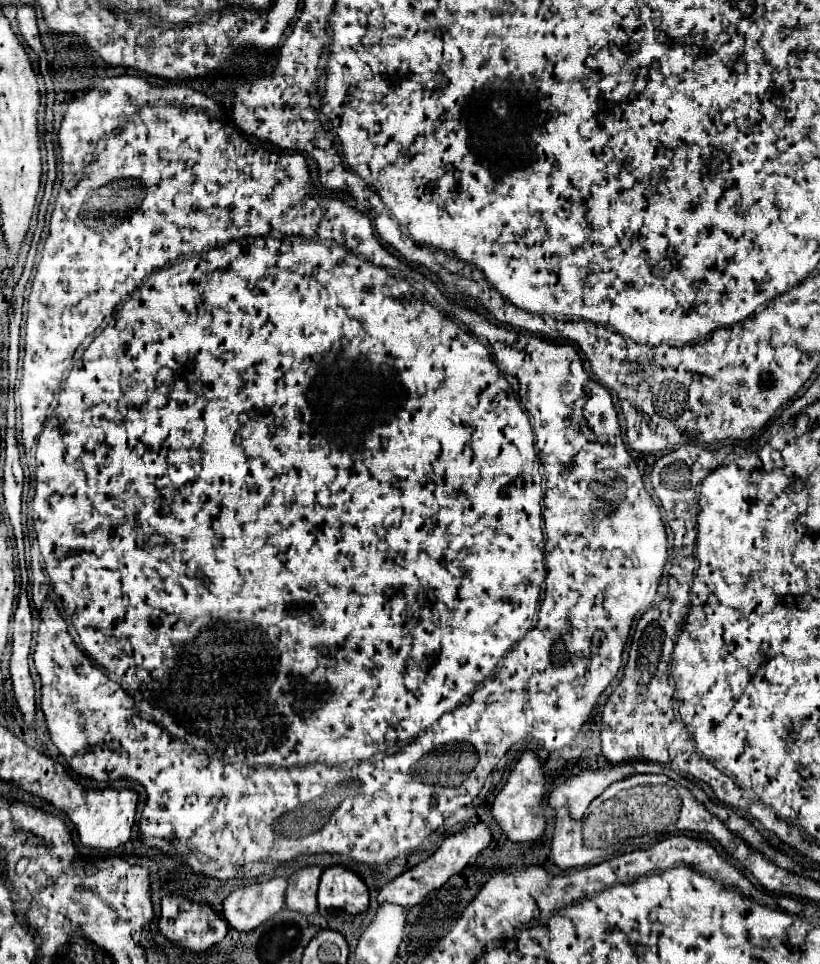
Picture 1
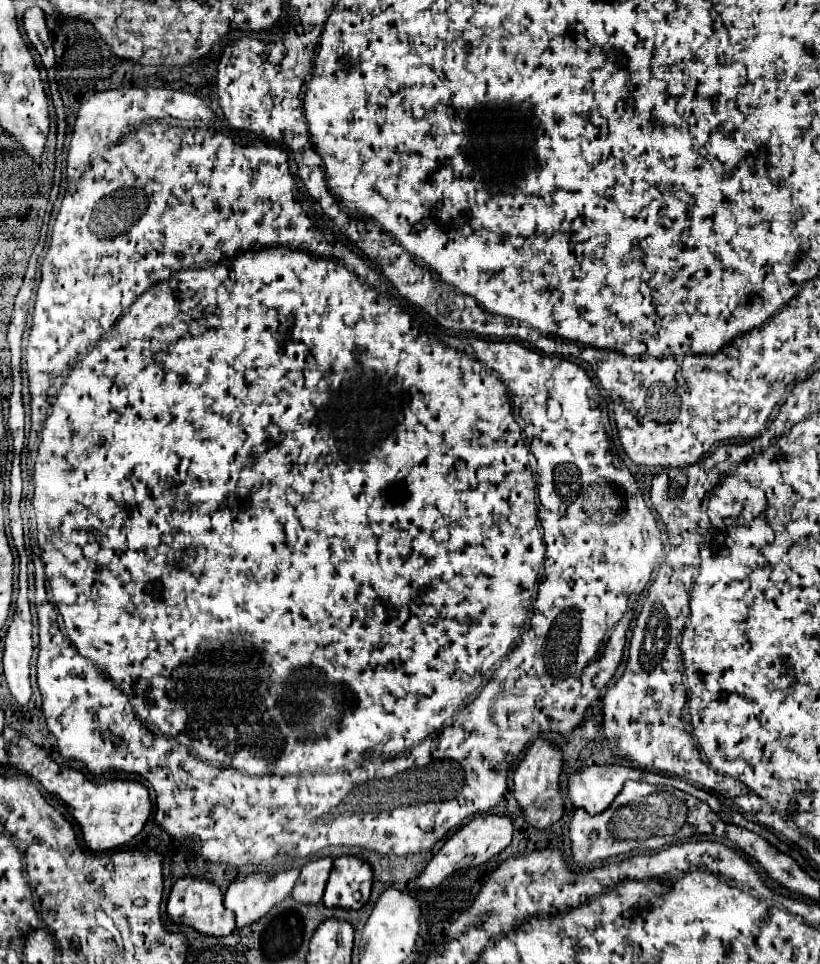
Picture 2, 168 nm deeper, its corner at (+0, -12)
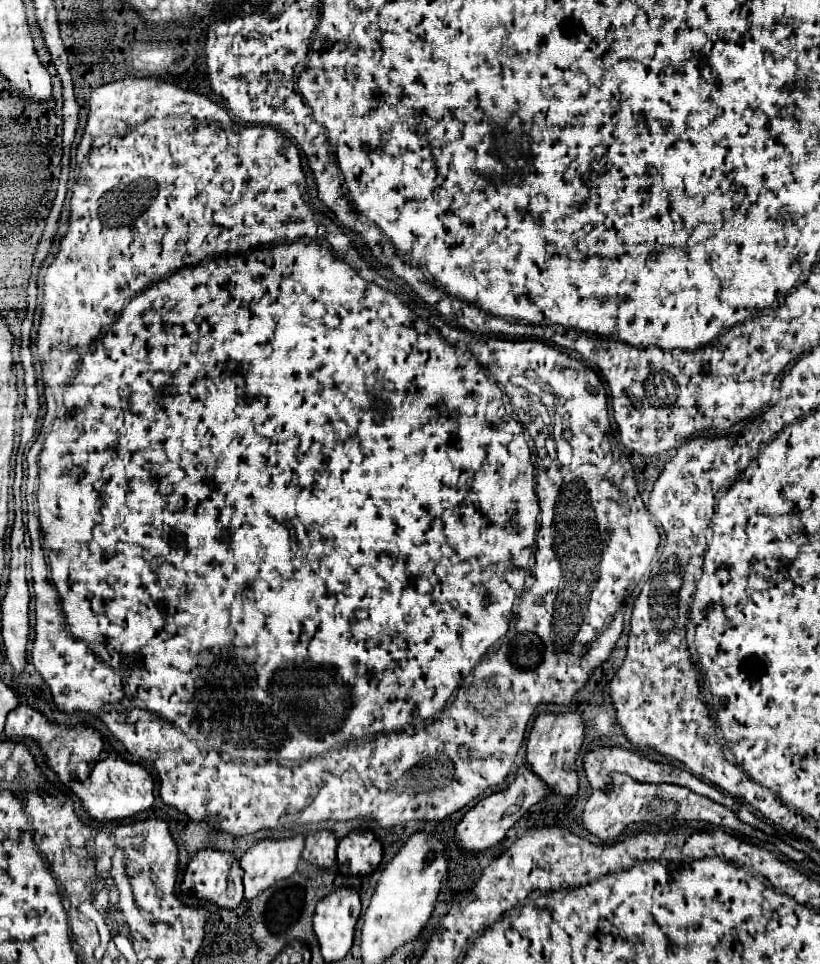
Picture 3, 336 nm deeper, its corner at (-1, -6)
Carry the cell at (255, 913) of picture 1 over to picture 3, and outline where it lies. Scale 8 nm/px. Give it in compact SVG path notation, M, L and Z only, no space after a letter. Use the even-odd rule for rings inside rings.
M297 833L291 839L261 839L261 841L253 843L239 861L241 869L245 871L245 875L243 875L245 899L253 899L261 891L265 891L265 887L271 887L277 879L287 879L289 875L293 875L293 871L297 869L297 863L301 859L301 851L303 851L301 833Z

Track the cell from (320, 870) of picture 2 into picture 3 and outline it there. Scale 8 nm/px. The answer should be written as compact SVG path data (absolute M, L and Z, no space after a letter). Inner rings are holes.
M321 829L305 837L305 847L303 847L305 861L315 863L317 867L331 867L337 859L335 855L337 855L337 837L333 835L333 831Z

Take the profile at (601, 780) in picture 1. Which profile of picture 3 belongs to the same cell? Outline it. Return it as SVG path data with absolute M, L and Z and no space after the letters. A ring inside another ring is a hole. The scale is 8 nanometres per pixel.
M599 747L595 751L589 751L585 755L585 773L587 773L587 779L591 783L593 789L607 789L609 787L609 773L611 771L619 771L619 773L629 773L633 779L641 781L641 783L675 783L675 785L683 785L699 795L705 795L717 803L723 803L727 807L733 807L733 801L723 795L717 787L713 785L707 785L703 783L701 779L697 779L695 775L691 775L689 771L681 769L681 767L675 767L675 765L669 765L669 763L657 763L657 761L651 761L635 751L629 751L629 749L623 749L623 747Z

